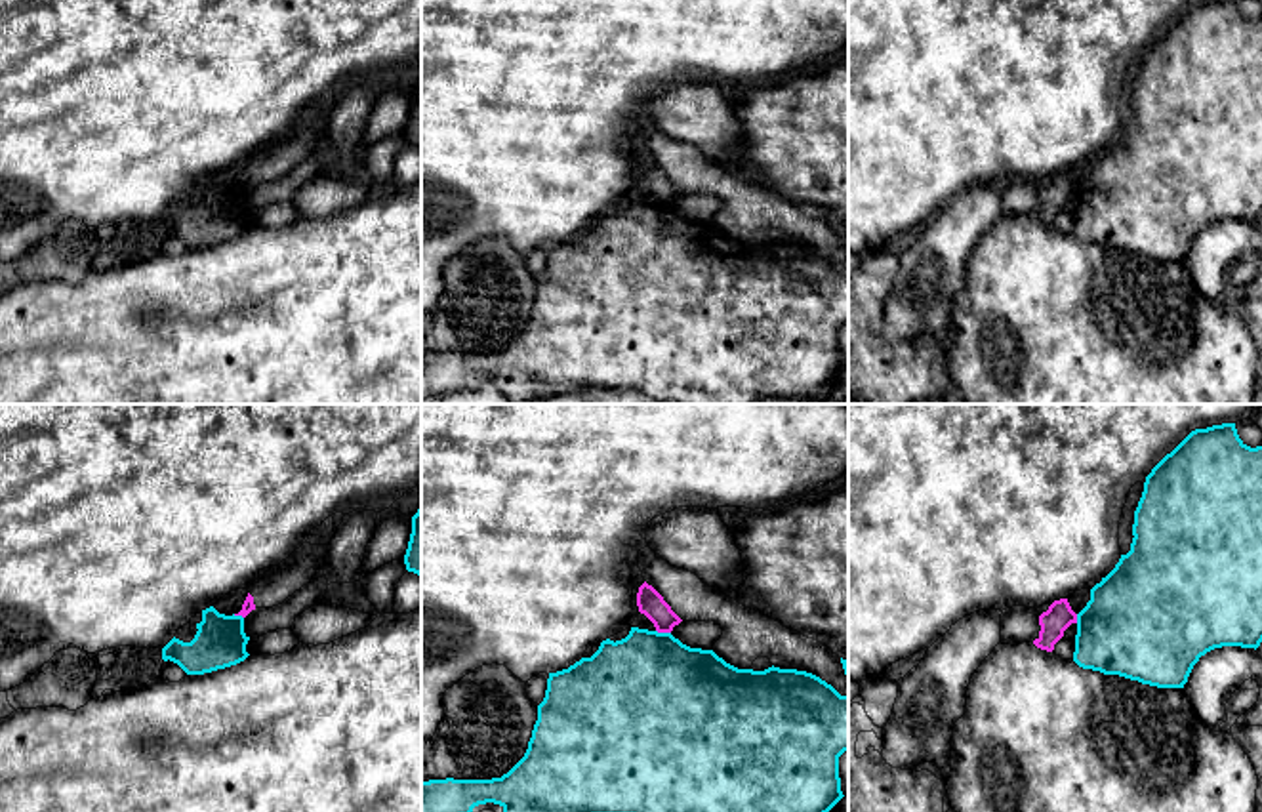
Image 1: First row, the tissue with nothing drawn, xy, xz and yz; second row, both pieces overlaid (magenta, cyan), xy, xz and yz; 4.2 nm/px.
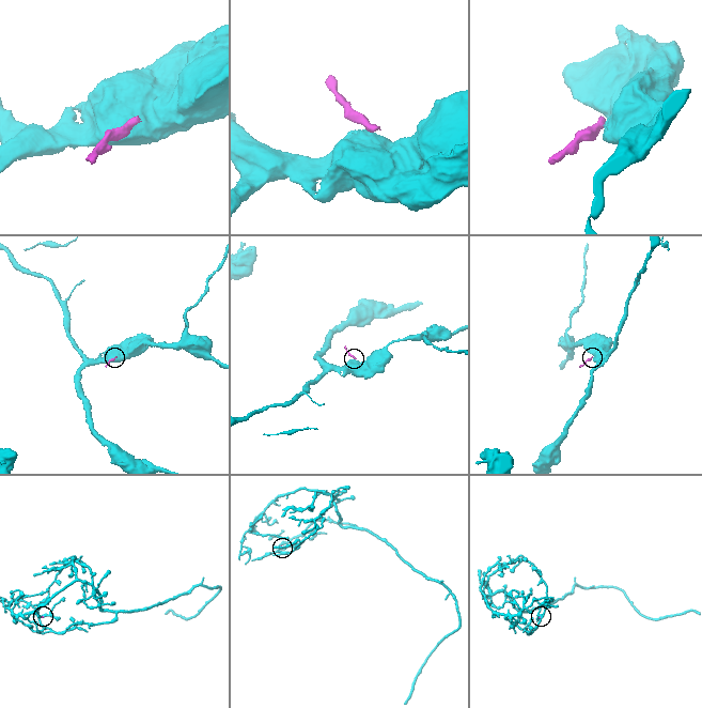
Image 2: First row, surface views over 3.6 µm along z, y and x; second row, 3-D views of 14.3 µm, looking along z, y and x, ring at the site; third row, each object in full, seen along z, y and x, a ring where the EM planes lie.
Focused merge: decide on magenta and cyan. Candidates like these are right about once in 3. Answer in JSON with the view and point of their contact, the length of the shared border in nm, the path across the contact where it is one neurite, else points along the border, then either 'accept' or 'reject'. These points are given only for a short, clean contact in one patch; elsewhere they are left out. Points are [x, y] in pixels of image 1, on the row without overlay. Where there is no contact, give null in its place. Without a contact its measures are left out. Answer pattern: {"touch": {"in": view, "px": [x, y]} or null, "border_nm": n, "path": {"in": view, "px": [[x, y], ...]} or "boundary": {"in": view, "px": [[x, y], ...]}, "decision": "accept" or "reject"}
{"touch": {"in": "xz", "px": [664, 204]}, "border_nm": 70, "boundary": {"in": "xz", "px": [[656, 202], [670, 206]]}, "decision": "reject"}

